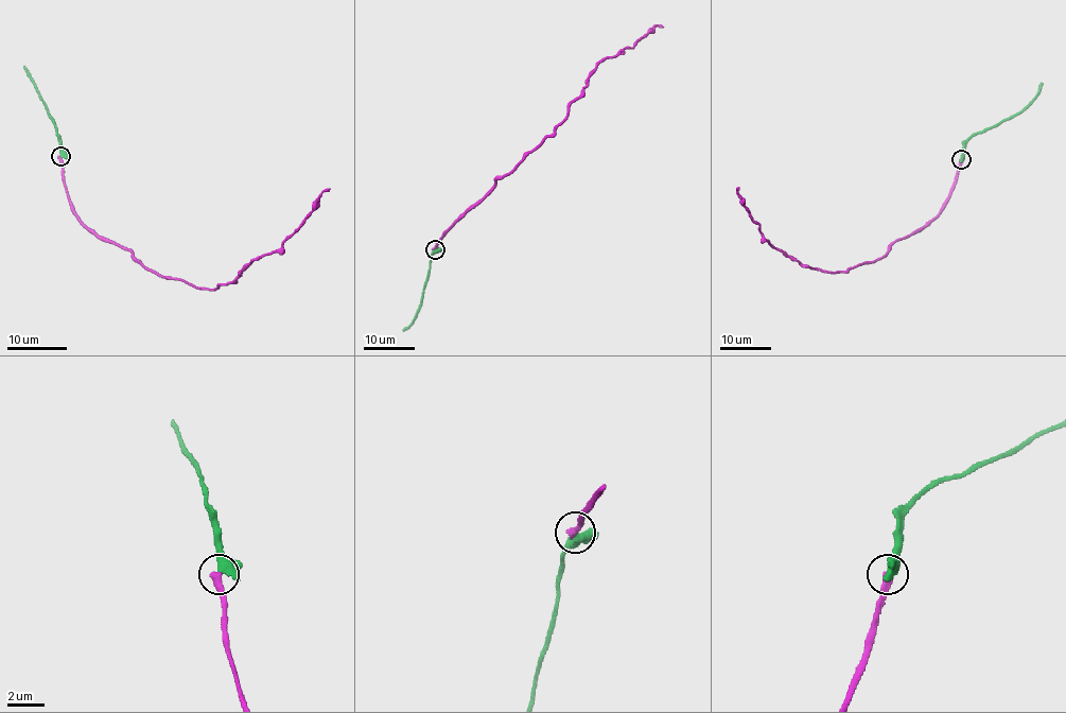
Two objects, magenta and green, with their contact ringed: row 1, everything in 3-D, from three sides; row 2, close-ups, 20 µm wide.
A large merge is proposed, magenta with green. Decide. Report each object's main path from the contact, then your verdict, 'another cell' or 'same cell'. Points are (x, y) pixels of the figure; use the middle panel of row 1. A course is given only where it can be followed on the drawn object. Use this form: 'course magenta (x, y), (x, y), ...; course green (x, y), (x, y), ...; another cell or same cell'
course magenta (434, 248), (497, 178), (513, 170), (552, 136), (600, 62), (632, 48), (654, 25), (663, 28); course green (435, 248), (420, 306), (413, 323), (403, 330); another cell

